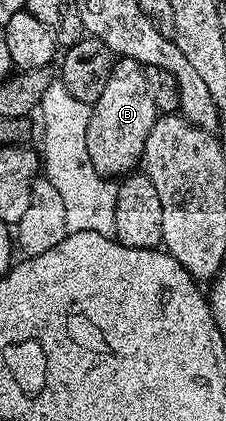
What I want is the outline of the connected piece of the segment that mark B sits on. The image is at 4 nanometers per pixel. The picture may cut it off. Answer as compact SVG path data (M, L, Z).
M127 56L115 59L108 74L108 82L104 90L90 109L90 121L86 123L86 149L92 166L101 176L107 178L121 178L133 173L134 168L143 163L146 155L146 143L148 134L152 130L154 121L158 119L160 111L155 106L152 94L149 92L148 82L145 78L145 67L139 60L133 60Z

